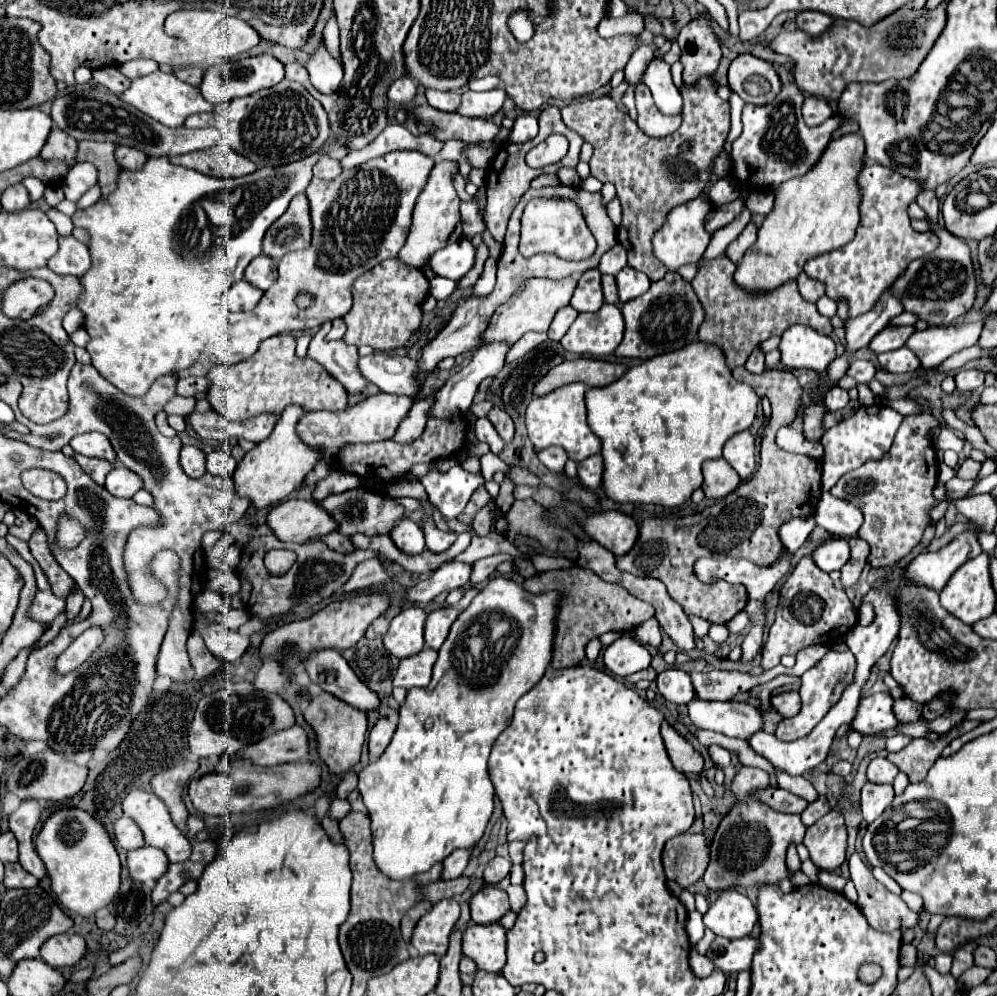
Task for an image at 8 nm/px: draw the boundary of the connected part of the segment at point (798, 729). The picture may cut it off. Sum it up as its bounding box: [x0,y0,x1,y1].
[777,651,855,741]

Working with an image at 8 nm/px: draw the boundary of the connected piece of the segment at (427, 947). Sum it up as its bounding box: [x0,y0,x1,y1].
[413,899,459,957]

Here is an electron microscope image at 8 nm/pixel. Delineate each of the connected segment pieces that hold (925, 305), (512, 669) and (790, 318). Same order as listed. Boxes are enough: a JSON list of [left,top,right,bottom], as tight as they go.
[[893,223,977,325],[359,577,555,881],[691,255,833,369]]

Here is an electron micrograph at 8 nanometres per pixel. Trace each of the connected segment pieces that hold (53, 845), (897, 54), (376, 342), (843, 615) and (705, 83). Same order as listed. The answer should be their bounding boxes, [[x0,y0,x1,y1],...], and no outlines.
[[35,807,121,915],[767,5,945,101],[343,259,429,349],[761,555,857,671],[561,77,731,281]]

